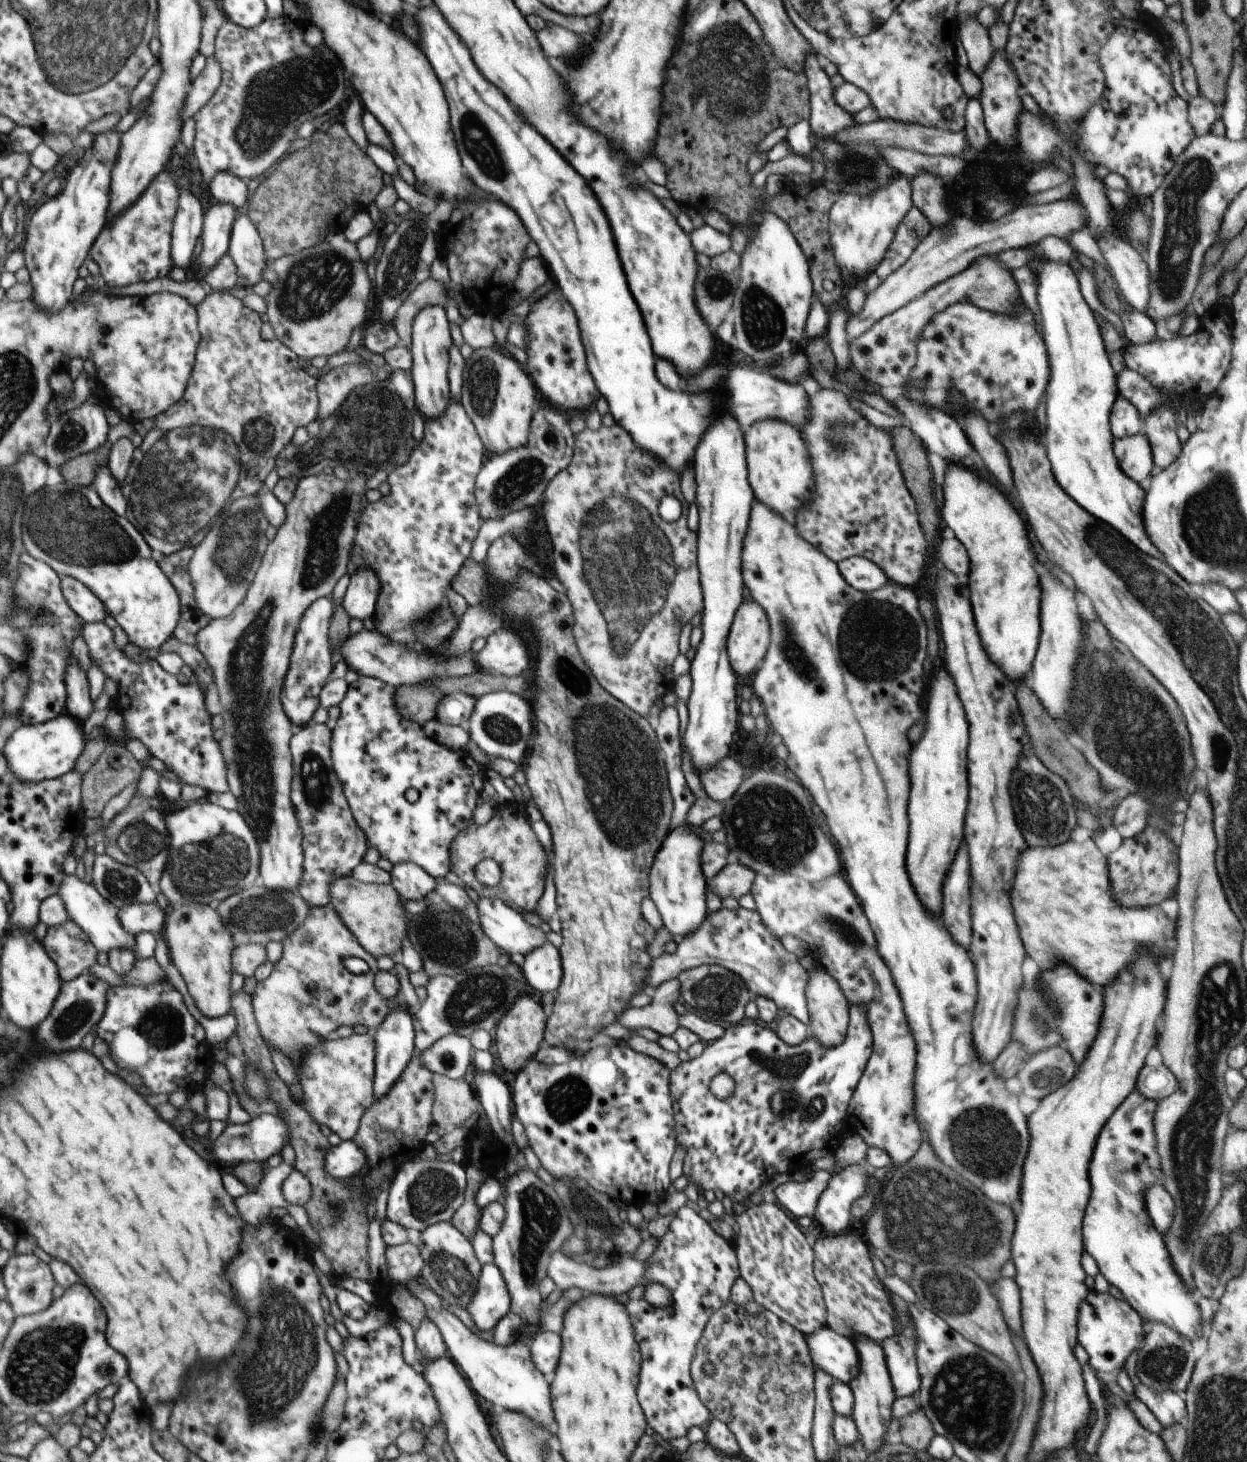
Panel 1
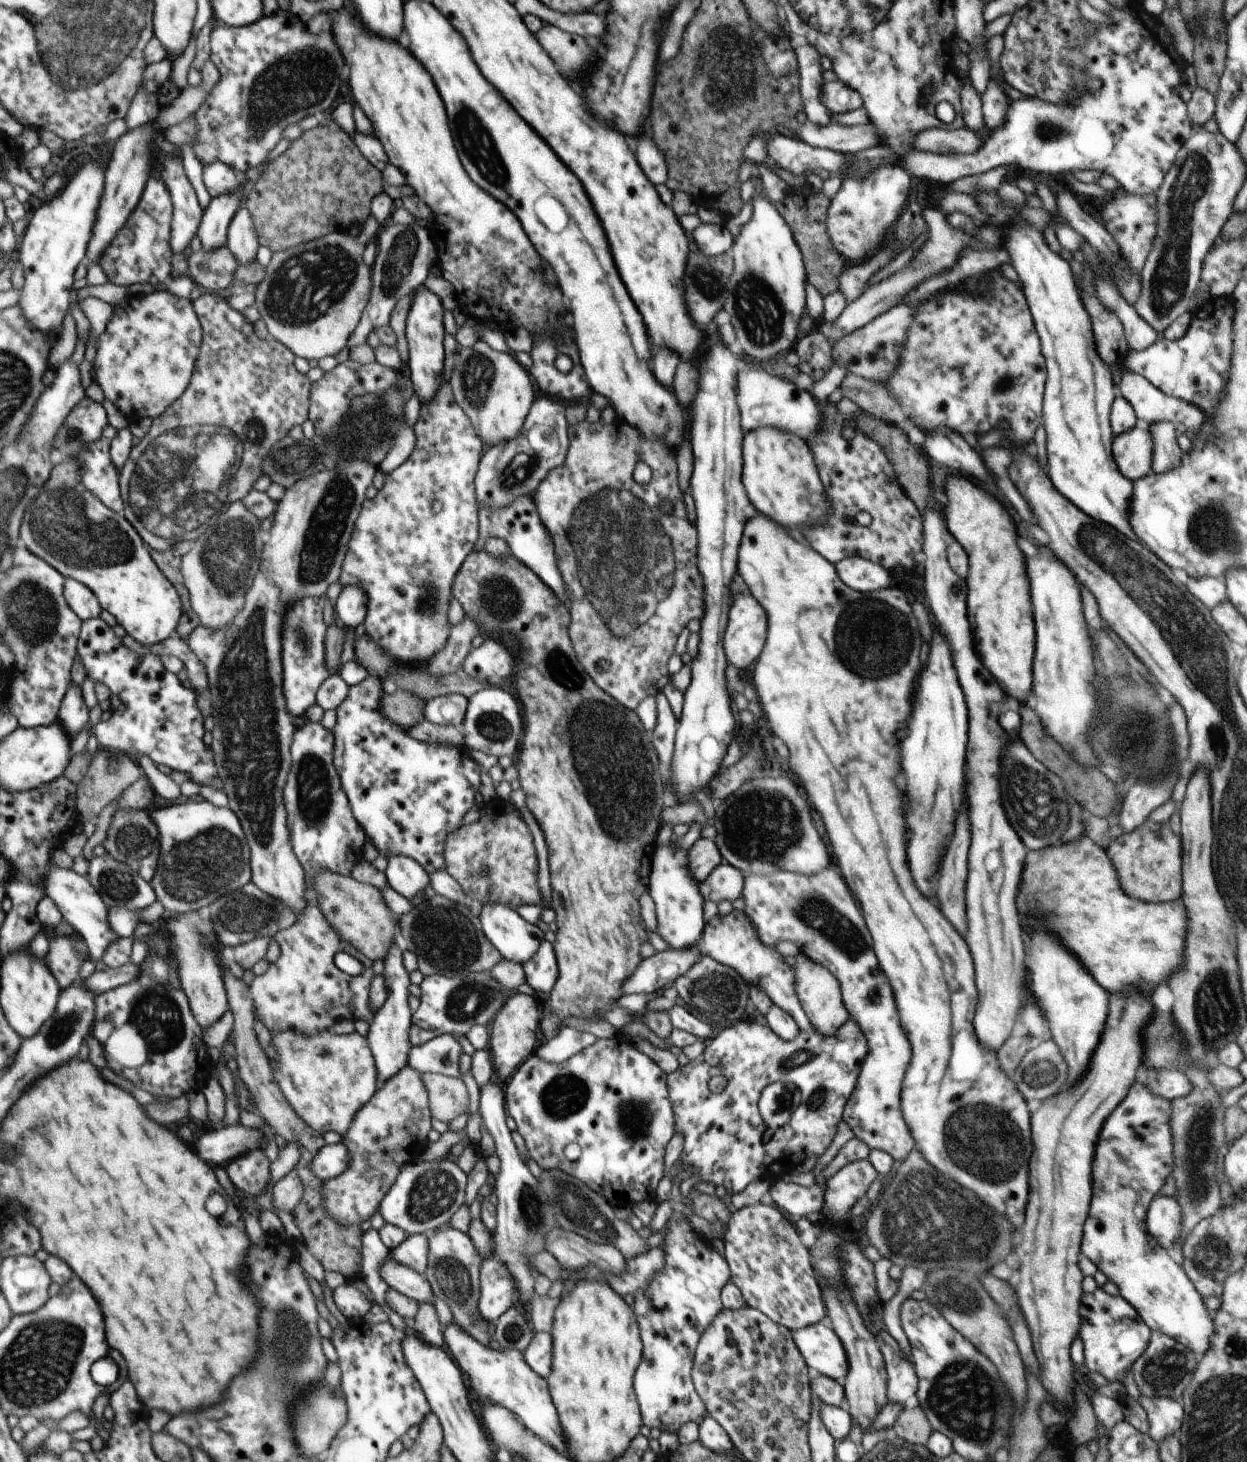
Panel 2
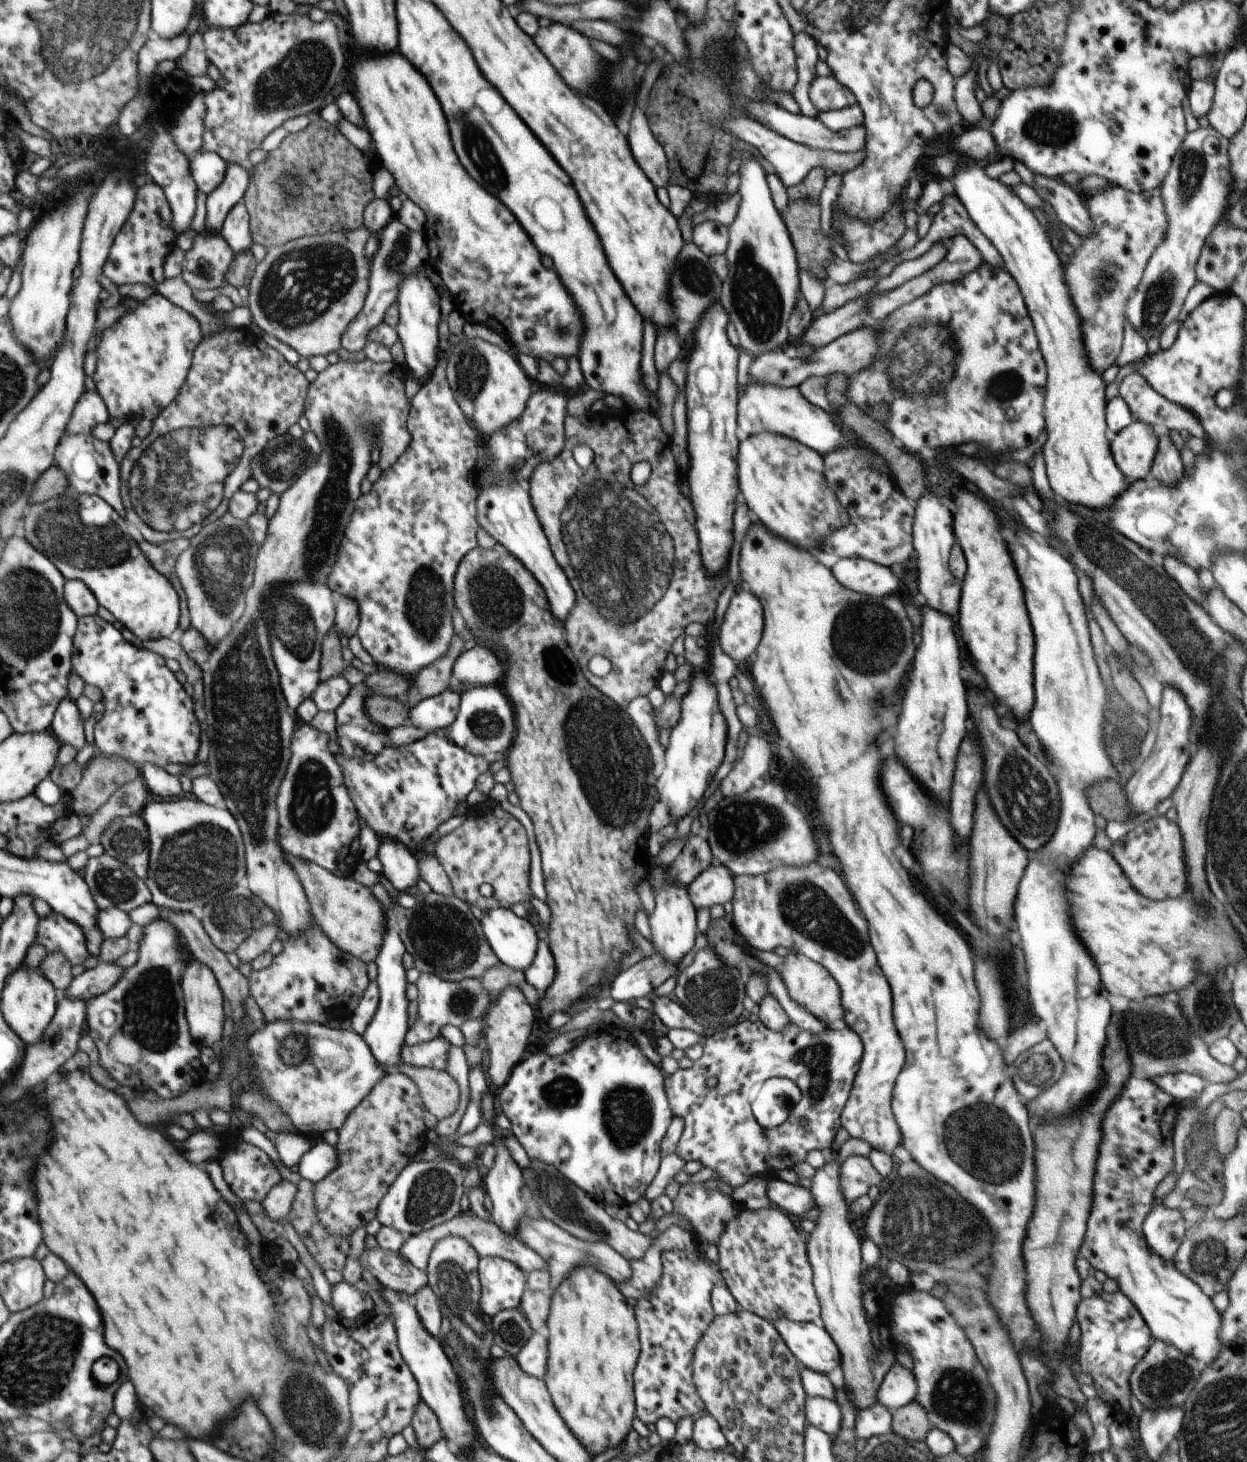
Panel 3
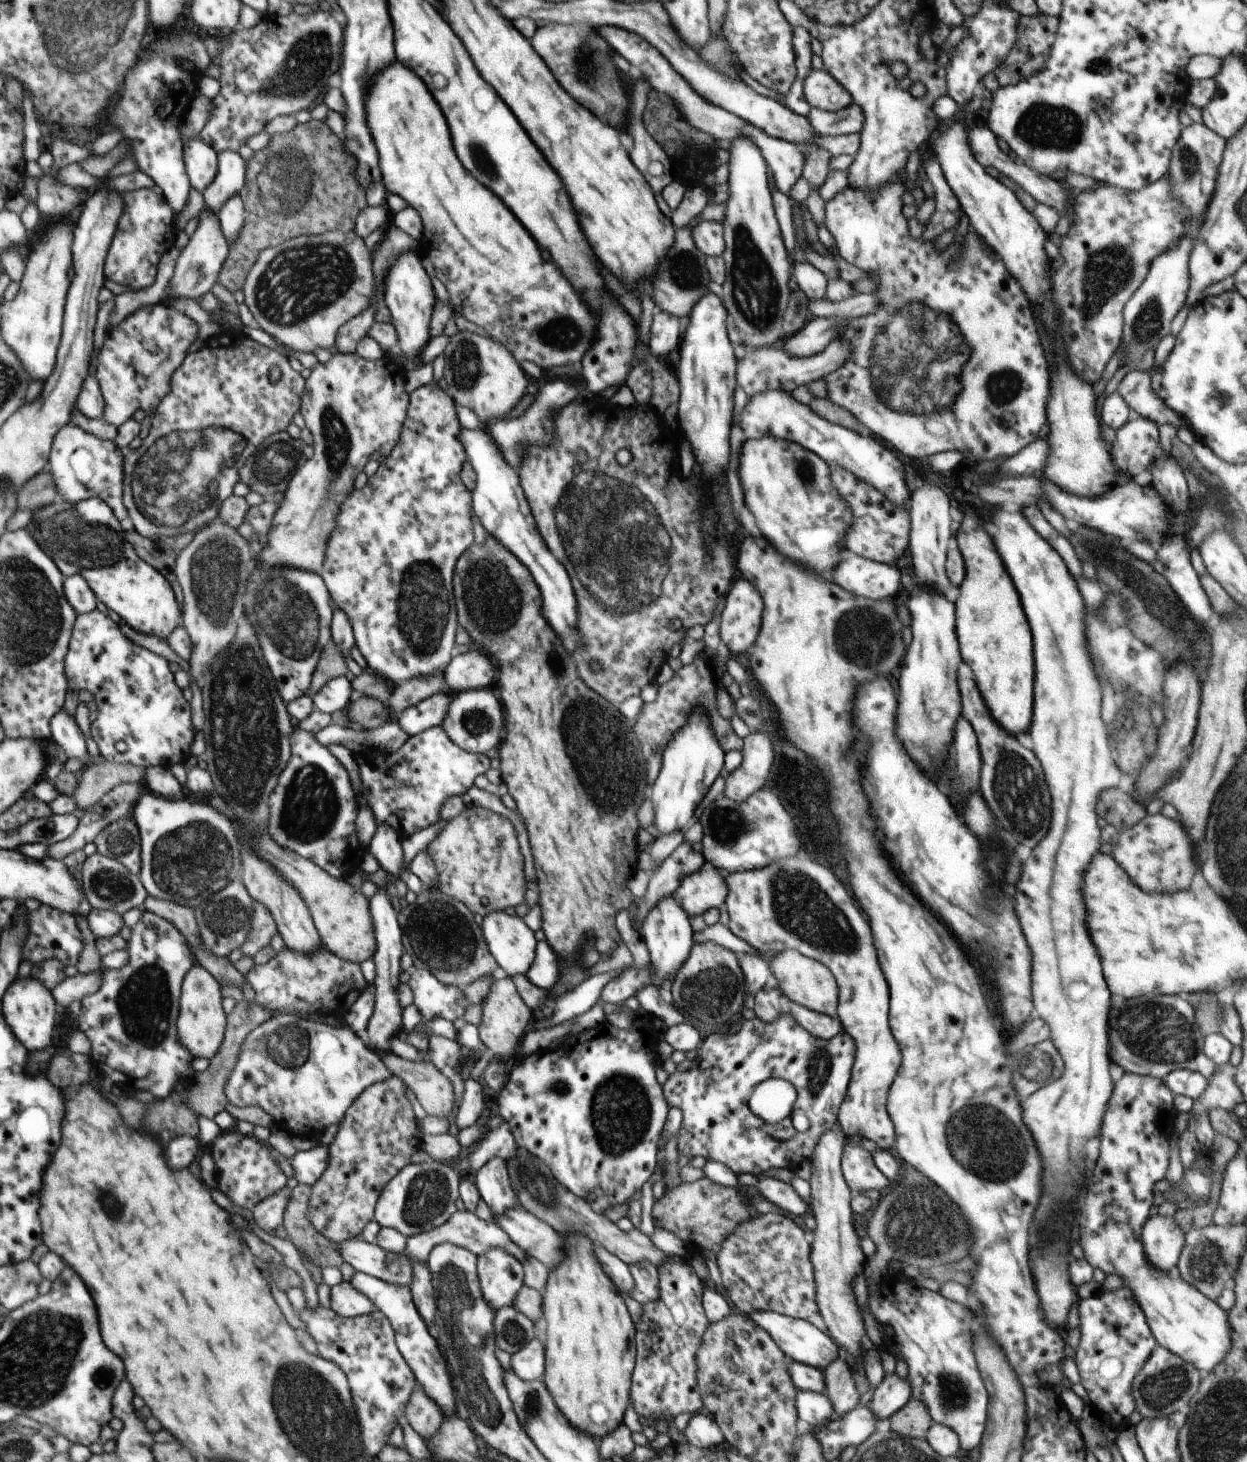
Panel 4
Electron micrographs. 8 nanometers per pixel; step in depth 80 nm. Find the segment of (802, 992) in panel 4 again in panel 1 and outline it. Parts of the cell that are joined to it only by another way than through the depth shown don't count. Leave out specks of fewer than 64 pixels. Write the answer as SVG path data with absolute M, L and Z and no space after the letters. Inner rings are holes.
M821 966L808 972L805 996L812 1034L825 1048L844 1042L849 1022L849 1004L838 982Z

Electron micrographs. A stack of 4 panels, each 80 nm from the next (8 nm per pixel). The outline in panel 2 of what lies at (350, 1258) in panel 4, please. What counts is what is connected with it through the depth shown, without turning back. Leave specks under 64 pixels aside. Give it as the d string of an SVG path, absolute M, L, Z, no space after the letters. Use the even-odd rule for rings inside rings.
M389 1258L384 1266L381 1266L381 1275L388 1288L395 1288L398 1292L414 1298L419 1303L434 1305L436 1298L431 1284L424 1275L417 1273L414 1269Z

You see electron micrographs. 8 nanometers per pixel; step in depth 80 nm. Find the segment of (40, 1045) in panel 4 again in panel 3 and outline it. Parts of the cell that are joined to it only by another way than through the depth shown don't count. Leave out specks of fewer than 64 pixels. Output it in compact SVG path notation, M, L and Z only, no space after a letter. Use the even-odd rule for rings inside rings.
M22 964L16 971L11 972L10 978L6 980L2 994L3 1016L26 1045L39 1043L40 1039L44 1039L44 1034L54 1020L56 1002L58 1000L52 981L38 968L29 968Z

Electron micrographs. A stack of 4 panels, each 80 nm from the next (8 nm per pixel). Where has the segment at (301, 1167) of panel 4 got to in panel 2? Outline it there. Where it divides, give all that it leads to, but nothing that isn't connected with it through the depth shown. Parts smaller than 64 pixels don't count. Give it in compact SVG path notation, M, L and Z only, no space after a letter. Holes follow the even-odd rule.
M346 1143L324 1145L311 1160L311 1169L323 1181L340 1176L349 1167L350 1153Z

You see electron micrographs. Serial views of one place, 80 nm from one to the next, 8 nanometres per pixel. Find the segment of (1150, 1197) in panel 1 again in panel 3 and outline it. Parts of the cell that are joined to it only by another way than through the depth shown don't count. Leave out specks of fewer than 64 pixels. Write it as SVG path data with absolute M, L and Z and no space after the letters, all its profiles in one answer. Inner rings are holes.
M1154 1205L1143 1220L1143 1235L1150 1250L1161 1260L1172 1262L1186 1234L1179 1209Z

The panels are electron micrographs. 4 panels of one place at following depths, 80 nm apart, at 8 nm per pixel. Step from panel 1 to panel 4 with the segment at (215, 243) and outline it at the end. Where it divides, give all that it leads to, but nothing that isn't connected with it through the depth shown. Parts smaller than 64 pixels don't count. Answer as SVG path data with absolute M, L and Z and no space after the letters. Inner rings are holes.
M234 151L217 153L219 160L217 177L203 192L204 208L206 211L219 213L223 204L235 197L246 182L247 162Z

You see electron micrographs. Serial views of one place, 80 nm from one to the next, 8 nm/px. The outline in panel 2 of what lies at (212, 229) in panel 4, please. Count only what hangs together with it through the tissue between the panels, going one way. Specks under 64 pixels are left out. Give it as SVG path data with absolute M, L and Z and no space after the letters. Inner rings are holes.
M226 245L210 252L204 252L198 246L187 262L186 274L204 292L216 292L233 286L238 262Z

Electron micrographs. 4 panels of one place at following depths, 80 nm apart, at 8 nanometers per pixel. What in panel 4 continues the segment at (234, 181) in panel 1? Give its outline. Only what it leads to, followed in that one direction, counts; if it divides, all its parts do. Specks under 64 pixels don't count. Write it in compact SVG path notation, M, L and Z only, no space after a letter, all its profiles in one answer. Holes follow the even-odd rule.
M199 136L184 143L185 164L192 184L200 193L215 181L219 160L217 152Z

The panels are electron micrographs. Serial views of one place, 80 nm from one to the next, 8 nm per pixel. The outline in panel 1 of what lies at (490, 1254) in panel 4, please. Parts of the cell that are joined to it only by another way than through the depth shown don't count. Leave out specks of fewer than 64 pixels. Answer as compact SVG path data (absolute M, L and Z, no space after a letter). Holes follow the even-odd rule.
M496 1264L481 1266L478 1288L466 1310L472 1316L474 1328L488 1332L510 1311L510 1292Z

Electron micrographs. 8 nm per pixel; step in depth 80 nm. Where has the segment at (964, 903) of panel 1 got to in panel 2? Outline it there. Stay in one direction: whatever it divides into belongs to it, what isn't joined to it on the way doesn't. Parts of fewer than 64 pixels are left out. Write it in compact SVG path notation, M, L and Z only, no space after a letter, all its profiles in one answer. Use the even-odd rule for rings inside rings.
M966 810L960 812L956 822L954 838L948 844L948 852L940 870L938 880L938 900L944 918L964 936L966 934L966 906L964 906L964 884L968 872L968 846L970 846L970 826L966 820Z

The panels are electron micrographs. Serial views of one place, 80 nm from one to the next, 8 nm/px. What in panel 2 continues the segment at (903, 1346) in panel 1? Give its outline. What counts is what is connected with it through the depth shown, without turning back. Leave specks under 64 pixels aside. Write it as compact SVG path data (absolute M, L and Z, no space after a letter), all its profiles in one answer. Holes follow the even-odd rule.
M887 1330L881 1331L875 1336L876 1342L879 1344L882 1351L885 1365L887 1368L887 1395L890 1403L902 1403L912 1396L917 1394L918 1377L915 1371L915 1366L912 1361L906 1357L898 1342L888 1333Z

